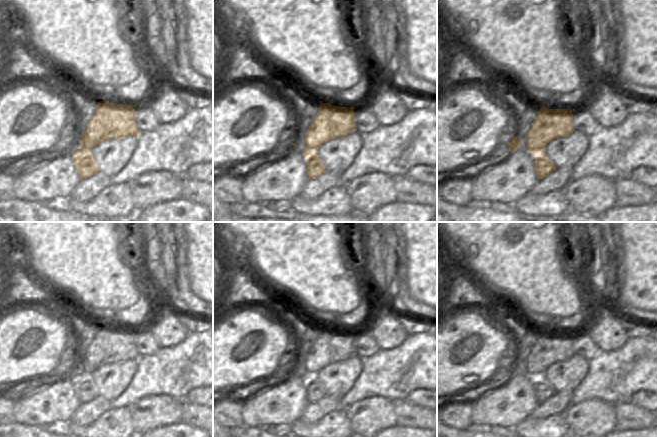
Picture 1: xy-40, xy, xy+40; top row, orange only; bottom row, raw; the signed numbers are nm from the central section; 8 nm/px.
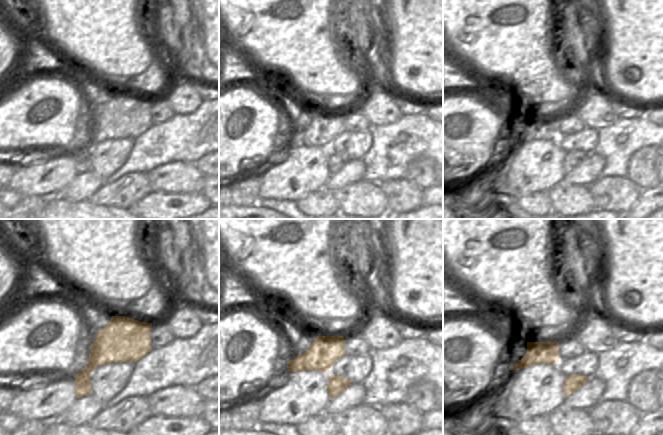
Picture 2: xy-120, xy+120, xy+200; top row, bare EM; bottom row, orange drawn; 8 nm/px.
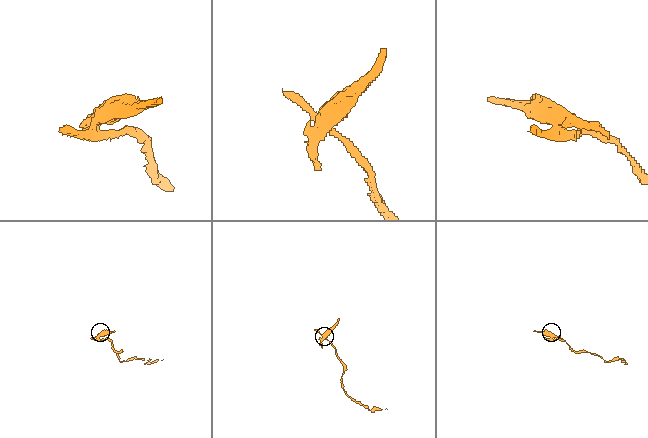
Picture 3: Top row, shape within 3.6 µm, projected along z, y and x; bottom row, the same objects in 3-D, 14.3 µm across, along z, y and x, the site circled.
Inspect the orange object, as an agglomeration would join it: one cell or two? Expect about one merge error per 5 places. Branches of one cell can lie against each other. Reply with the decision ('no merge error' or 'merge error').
merge error

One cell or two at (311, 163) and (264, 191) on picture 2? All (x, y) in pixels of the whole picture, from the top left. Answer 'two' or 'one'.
one

